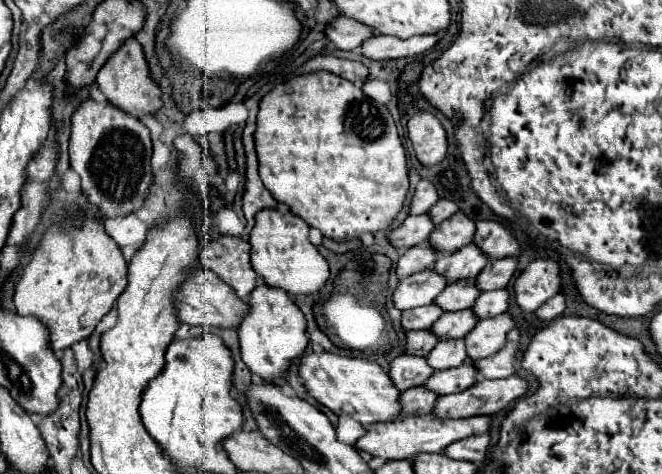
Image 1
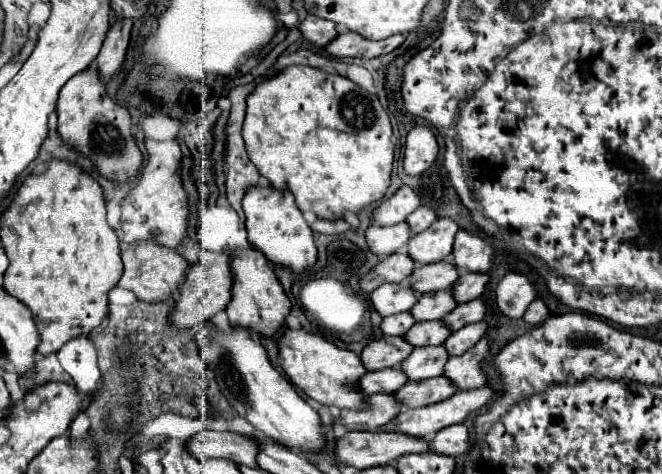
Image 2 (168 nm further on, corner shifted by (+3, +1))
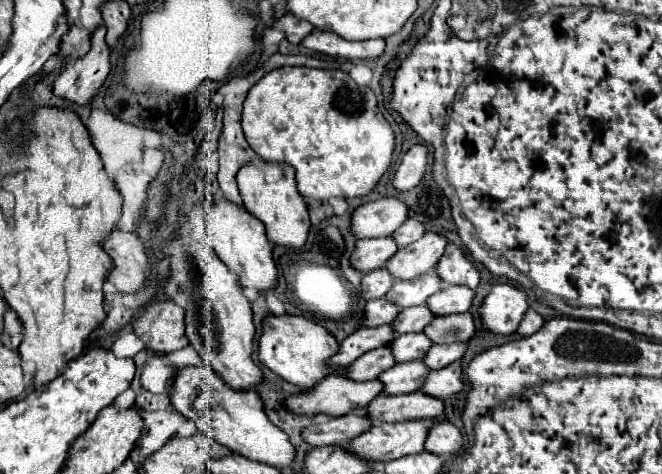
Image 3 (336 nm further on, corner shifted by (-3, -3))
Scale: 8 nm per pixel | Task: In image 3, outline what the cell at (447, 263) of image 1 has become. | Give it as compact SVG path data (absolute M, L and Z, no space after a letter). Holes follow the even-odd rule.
M435 270L413 278L413 280L397 280L395 286L387 292L387 300L399 304L401 308L407 306L419 306L425 304L427 298L443 288L443 282L439 282L439 276Z

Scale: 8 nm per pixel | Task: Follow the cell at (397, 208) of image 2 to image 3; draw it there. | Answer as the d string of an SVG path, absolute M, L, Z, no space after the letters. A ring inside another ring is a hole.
M381 198L367 202L353 212L353 234L357 238L391 236L409 218L409 208L399 198Z

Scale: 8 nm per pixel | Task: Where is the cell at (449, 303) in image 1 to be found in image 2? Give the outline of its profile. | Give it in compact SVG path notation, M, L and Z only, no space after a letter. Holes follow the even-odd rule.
M439 290L433 294L423 294L417 298L415 306L409 310L411 316L417 322L425 322L425 320L441 320L445 314L449 314L449 310L453 310L457 304L453 302L451 290Z

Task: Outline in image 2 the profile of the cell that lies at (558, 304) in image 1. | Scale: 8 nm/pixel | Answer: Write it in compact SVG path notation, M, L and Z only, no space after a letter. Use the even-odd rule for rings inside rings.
M535 298L535 300L529 304L527 312L523 314L523 320L525 320L527 324L533 324L533 326L537 326L537 324L545 322L545 318L547 318L547 316L549 316L549 310L547 310L547 306L543 304L543 300L541 300L541 298Z

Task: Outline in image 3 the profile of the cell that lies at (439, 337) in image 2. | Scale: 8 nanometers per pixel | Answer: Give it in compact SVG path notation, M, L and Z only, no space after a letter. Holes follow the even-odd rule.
M411 332L397 336L395 342L391 342L391 352L397 362L411 362L423 358L431 346L433 344L423 332Z

